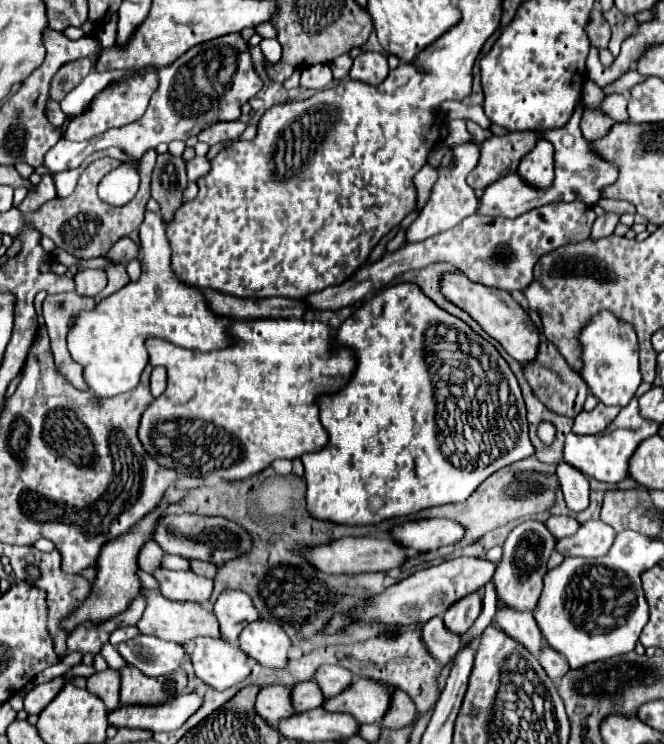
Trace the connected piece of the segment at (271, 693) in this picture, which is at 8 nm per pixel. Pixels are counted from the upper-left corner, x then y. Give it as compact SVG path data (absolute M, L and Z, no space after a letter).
M267 685L259 689L259 695L255 699L255 711L271 725L275 725L279 719L289 717L295 713L289 701L291 687L281 685Z

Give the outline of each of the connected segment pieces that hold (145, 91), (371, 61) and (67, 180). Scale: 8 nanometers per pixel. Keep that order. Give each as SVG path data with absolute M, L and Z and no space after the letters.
M147 67L147 71L143 71L143 75L139 75L135 79L129 79L125 83L103 89L99 95L95 95L95 99L93 99L93 103L89 105L87 111L83 111L73 121L69 121L63 137L69 139L69 141L87 141L91 137L97 137L97 135L105 133L107 129L123 127L123 125L129 125L131 121L137 121L145 113L145 109L149 105L149 99L155 93L155 89L157 89L157 77L155 77L151 67Z
M363 51L355 57L353 67L349 71L349 79L357 79L369 85L379 85L389 73L387 57L383 53L375 51Z
M85 161L81 163L77 169L71 169L71 171L63 171L63 173L55 173L53 179L55 179L55 187L57 187L57 197L67 197L75 191L75 185L79 181L79 175L83 173L83 169L89 165L91 161Z

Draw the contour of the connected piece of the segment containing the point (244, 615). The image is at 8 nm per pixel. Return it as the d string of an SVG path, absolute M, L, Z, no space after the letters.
M223 591L223 595L219 595L215 601L213 613L219 621L221 637L233 645L237 645L237 637L241 629L247 623L259 619L251 603L251 597L247 597L247 593L241 591Z

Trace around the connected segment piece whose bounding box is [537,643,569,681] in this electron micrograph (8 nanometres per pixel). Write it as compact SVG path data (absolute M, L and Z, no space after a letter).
M543 643L543 651L539 651L537 655L541 667L545 669L545 673L557 681L567 673L567 659L563 659L563 655L559 655L557 651L551 651L551 647L547 647L547 643Z

